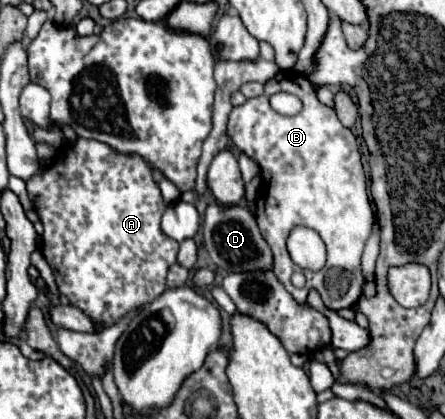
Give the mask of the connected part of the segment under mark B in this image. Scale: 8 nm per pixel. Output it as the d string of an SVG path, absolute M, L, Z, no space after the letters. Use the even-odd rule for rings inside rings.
M279 70L275 78L265 82L265 94L235 106L229 114L227 132L233 144L261 166L263 180L257 194L257 224L265 242L271 246L273 272L279 282L301 304L307 292L315 288L327 308L351 308L359 300L365 282L361 274L361 254L365 238L369 238L371 232L355 228L355 222L365 222L365 216L373 216L367 178L353 132L339 122L333 108L317 100L315 88L307 76L295 70ZM275 92L295 94L303 102L303 110L295 116L277 114L269 106L269 96ZM295 226L313 228L323 238L327 246L327 264L321 272L301 270L291 260L285 240ZM297 270L307 278L303 288L291 284L291 276Z

